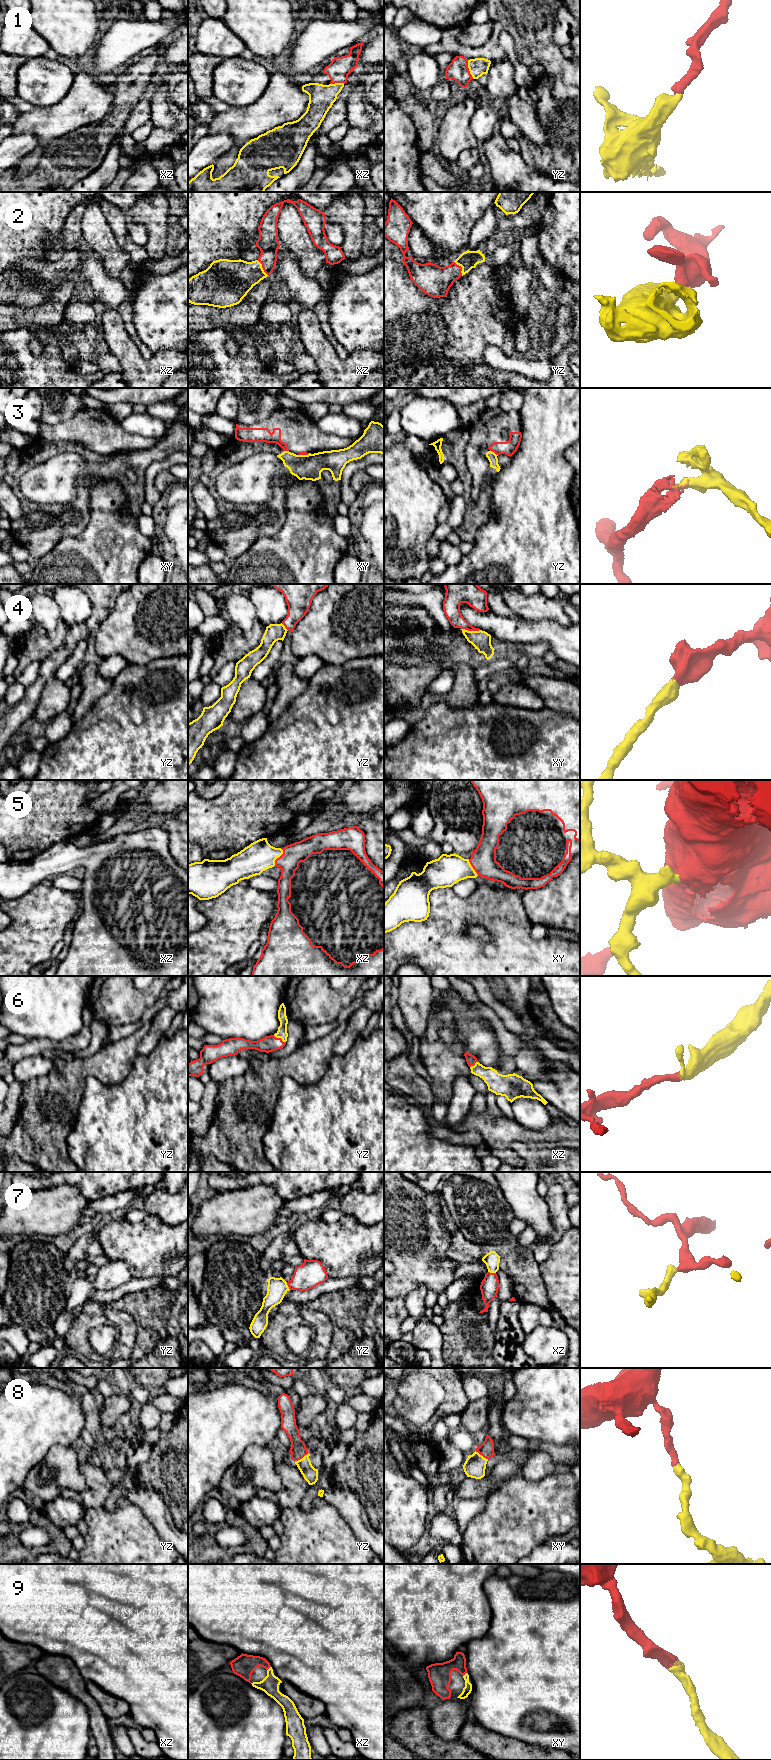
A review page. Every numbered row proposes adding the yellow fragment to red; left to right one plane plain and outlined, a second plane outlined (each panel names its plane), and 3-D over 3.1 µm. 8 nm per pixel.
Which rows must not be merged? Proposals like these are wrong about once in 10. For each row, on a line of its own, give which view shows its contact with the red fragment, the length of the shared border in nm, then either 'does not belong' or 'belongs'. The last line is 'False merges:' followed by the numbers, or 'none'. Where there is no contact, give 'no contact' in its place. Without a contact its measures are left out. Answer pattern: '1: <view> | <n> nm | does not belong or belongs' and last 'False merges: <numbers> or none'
1: yz | 160 nm | belongs
2: yz | 140 nm | belongs
3: yz | 80 nm | does not belong
4: xy | 150 nm | belongs
5: xz | 150 nm | belongs
6: yz | 120 nm | belongs
7: xz | 70 nm | belongs
8: yz | 140 nm | belongs
9: xz | 50 nm | belongs
False merges: 3

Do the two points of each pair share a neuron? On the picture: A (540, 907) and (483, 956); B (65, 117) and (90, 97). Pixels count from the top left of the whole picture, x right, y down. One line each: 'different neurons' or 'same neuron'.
A: different neurons
B: same neuron

